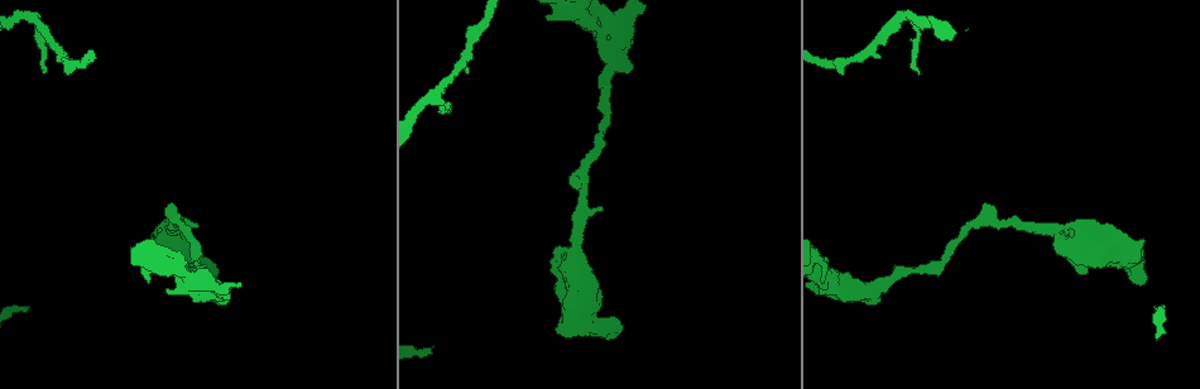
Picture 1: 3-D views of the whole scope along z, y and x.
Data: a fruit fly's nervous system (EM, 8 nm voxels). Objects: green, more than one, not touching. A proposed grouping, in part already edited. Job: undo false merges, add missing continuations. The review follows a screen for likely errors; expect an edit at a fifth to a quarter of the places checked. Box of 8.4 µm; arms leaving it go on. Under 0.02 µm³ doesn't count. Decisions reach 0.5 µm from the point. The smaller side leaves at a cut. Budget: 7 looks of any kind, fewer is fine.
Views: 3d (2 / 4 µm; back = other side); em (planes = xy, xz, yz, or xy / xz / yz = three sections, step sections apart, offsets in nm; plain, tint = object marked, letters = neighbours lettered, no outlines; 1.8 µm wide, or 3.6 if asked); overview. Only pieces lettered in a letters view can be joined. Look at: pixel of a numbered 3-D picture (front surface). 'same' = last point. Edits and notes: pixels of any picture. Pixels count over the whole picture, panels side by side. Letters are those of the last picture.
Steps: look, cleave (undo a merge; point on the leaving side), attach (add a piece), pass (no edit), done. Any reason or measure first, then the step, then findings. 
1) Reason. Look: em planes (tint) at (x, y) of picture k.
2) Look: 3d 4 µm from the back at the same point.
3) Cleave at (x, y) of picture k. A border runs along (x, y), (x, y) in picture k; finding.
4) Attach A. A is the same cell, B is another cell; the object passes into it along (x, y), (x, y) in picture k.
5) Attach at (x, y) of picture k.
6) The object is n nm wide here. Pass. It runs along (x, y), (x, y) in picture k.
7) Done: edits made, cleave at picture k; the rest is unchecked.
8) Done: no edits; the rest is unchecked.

Thin end. Look: em planes (letters) at (920, 73) of picture 1.

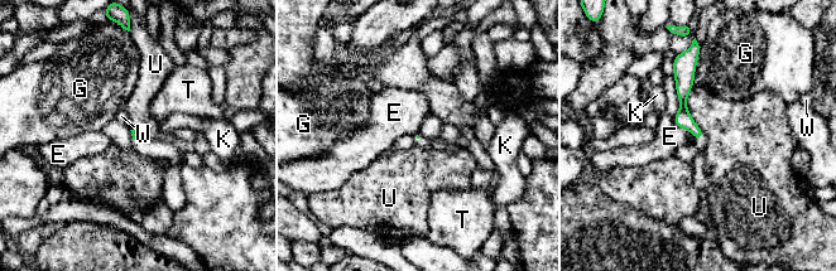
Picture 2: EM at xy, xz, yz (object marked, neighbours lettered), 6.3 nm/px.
Pass. E, G, K, T, U and W are other cells; a border runs along (693, 82), (687, 109), (705, 134) in picture 2; no lettered piece goes on from it.

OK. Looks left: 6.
Look: em planes (tint) at (849, 288) of picture 1.

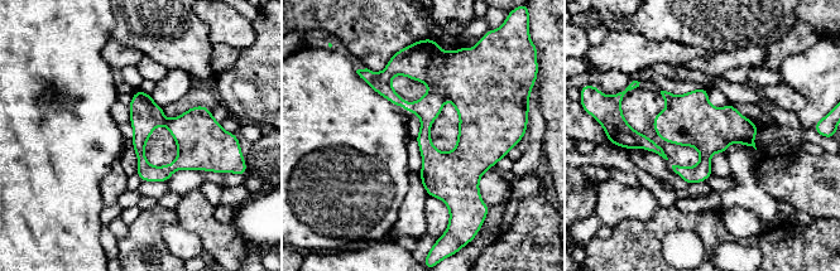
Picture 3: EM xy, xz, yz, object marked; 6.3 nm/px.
See the neighbours. Look: em planes (letters) at the same point.

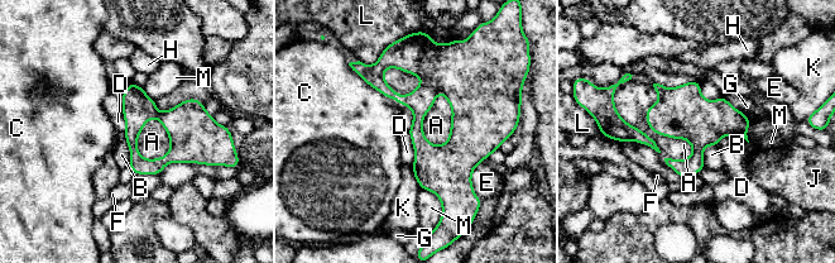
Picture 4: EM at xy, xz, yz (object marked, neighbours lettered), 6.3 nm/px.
The object is 160 nm wide here. Pass. A, B, C, D, E, F, G, H, J, K, L and M are other cells; all the same cell.

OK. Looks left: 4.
Narrows sharply. Look: 3d 4 µm at (601, 127) of picture 1.

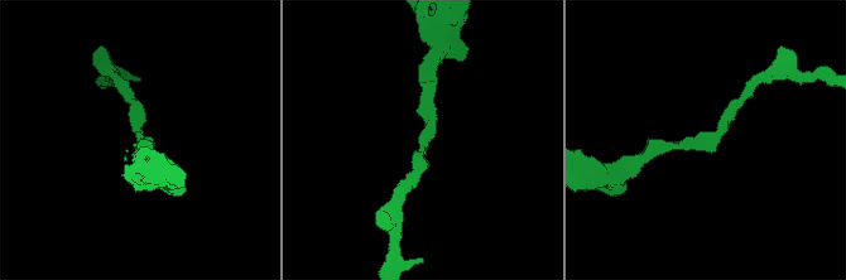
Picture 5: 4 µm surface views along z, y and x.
Now the EM. Look: em 3.6 µm planes (letters) at (709, 139) of picture 5.

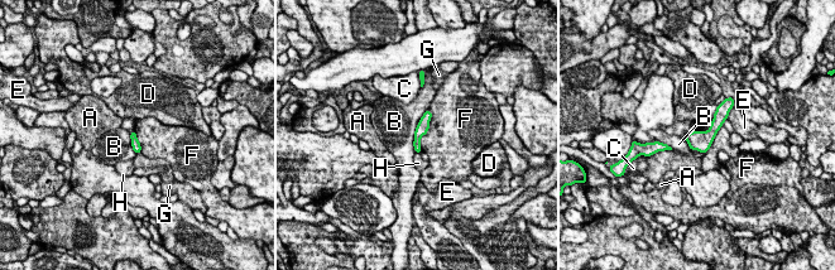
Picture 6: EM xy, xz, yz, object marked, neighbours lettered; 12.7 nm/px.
Pass. A, B, C, D, E, F, G and H are other cells; a border runs along (428, 109), (421, 150) in picture 6; one cell here.

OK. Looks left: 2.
Done: no edits; the rest is unchecked.

